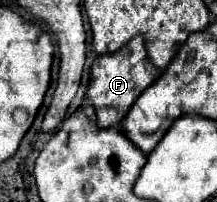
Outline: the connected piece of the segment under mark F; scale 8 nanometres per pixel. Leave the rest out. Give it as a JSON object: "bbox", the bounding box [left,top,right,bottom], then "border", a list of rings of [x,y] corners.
{"bbox":[86,36,162,128],"border":[[[142,36],[132,38],[126,46],[122,46],[118,52],[112,54],[102,54],[94,60],[90,68],[90,82],[86,90],[86,98],[96,110],[98,116],[98,126],[110,128],[120,124],[120,120],[126,116],[130,106],[136,102],[136,98],[160,76],[162,72],[150,64],[146,50],[144,50],[144,40]]]}

